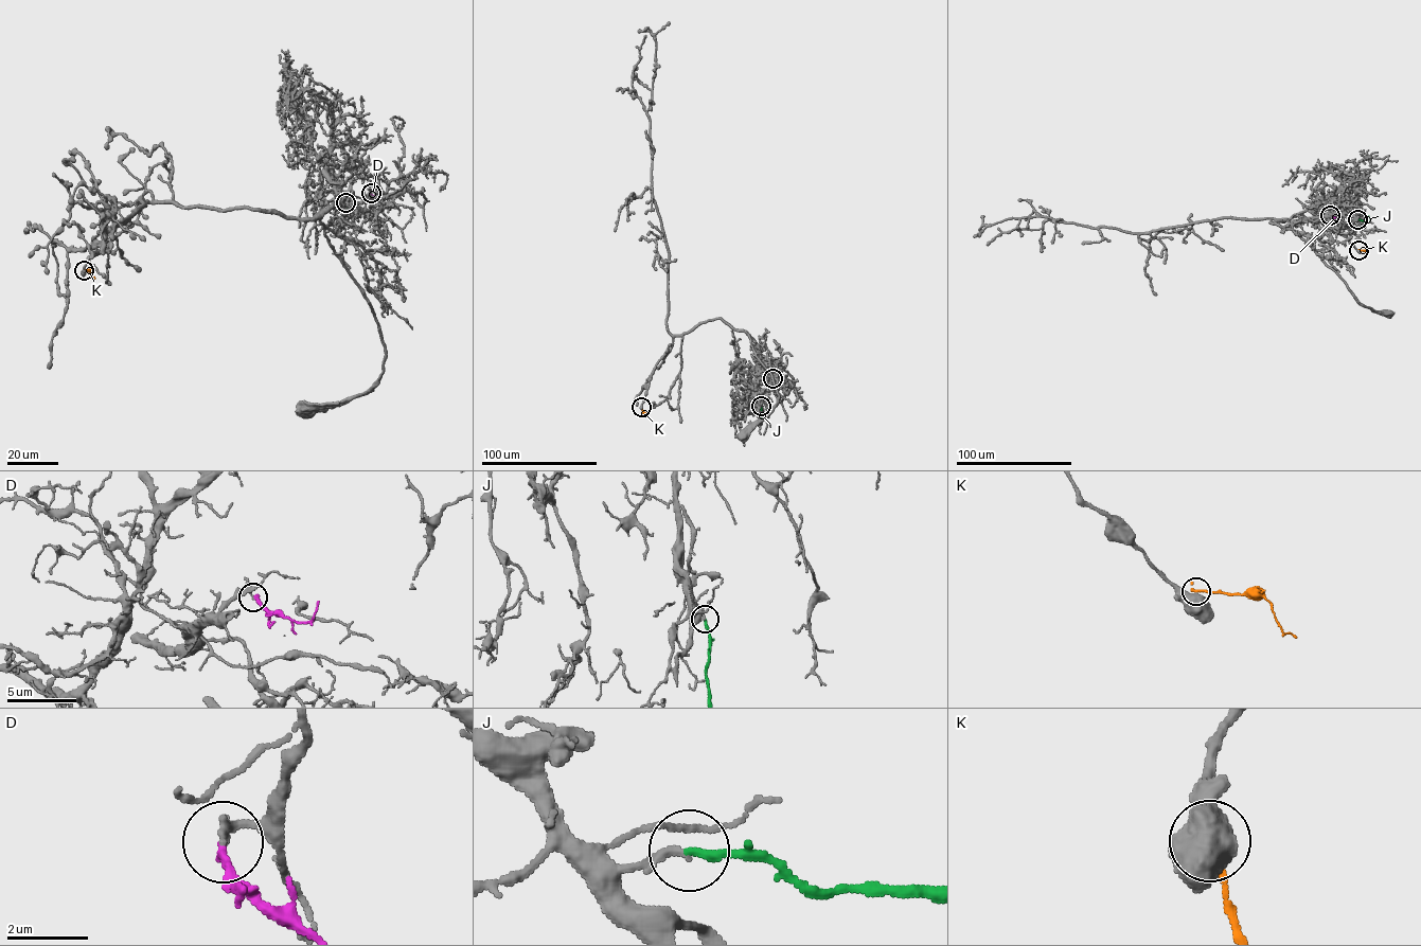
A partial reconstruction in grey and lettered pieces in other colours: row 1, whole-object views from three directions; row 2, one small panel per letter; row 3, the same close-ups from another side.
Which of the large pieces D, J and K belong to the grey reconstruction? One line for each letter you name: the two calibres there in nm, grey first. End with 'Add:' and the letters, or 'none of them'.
J: 200/200 nm
Add: J

